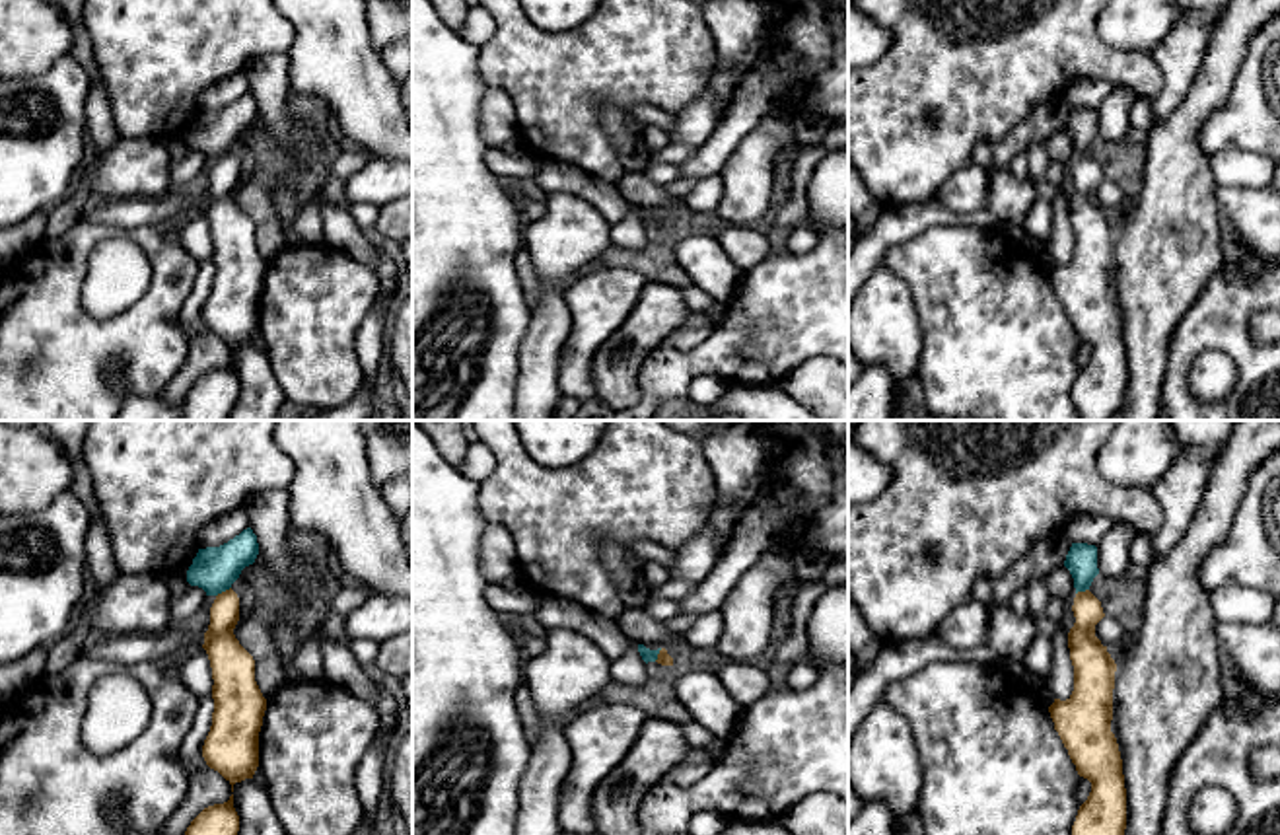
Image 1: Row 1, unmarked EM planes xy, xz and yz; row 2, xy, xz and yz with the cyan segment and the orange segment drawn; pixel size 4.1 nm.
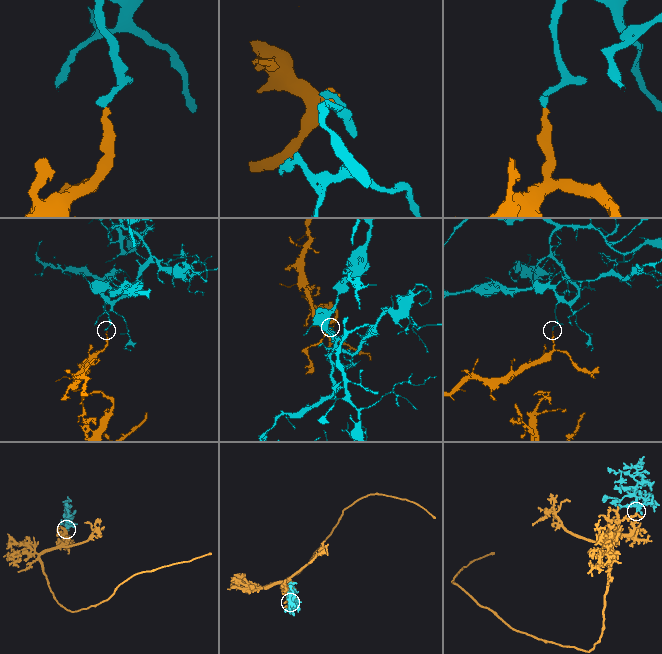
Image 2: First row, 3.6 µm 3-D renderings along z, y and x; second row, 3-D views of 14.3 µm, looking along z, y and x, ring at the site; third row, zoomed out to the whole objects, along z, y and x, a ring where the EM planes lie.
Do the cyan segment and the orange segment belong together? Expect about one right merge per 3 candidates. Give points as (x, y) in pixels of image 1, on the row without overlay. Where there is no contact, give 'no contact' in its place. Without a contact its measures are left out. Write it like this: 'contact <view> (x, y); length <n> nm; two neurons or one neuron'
contact xy (222, 154); length 80 nm; two neurons

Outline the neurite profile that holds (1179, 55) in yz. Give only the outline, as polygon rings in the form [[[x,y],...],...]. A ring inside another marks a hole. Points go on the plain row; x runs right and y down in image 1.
[[[1175,0],[1175,4],[1179,8],[1175,25],[1161,43],[1148,49],[1163,74],[1161,91],[1150,99],[1156,123],[1167,119],[1185,101],[1229,0]]]

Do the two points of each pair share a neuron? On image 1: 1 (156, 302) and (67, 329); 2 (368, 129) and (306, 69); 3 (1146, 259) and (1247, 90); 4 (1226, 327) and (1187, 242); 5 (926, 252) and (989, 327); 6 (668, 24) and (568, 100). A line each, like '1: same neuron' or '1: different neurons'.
1: same neuron
2: same neuron
3: different neurons
4: different neurons
5: same neuron
6: same neuron

